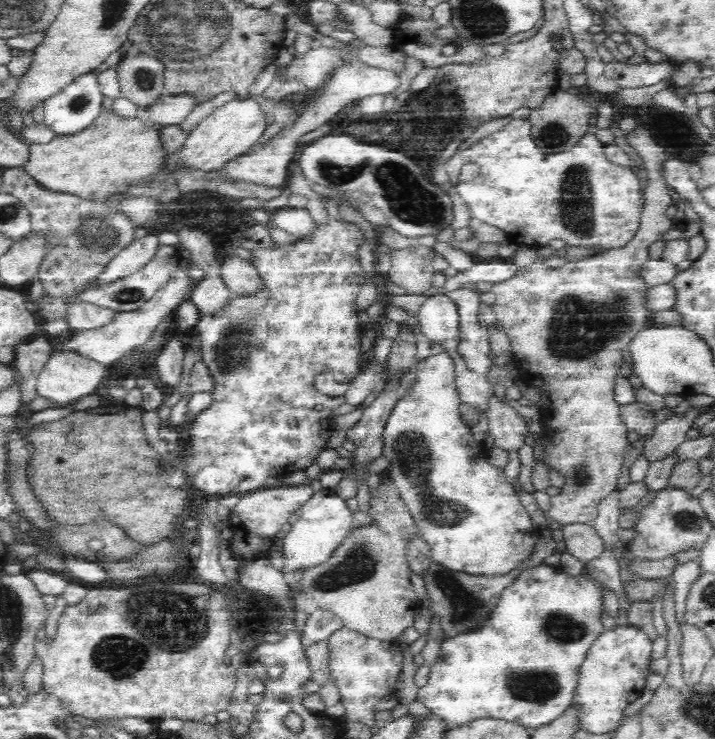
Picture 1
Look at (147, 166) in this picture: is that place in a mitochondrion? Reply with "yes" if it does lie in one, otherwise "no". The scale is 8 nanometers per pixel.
no

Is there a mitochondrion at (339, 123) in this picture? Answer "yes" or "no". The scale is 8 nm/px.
no

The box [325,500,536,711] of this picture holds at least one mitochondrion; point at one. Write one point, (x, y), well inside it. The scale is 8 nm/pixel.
(463, 604)

